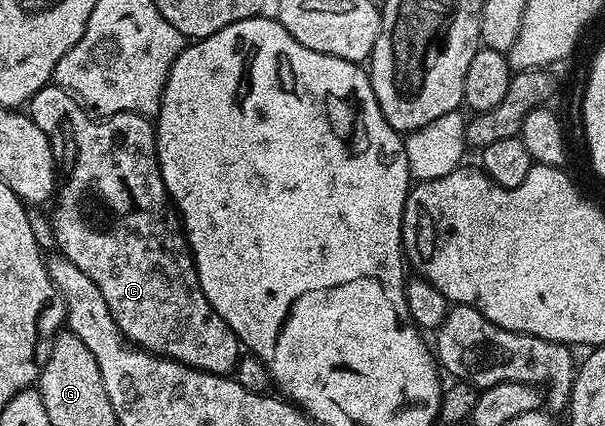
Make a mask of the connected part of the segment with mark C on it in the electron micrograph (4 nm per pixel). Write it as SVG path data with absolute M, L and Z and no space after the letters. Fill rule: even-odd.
M55 83L47 84L39 91L35 91L35 95L27 103L27 115L37 124L39 131L43 131L43 135L47 135L53 148L53 159L57 163L59 184L55 190L55 197L56 205L58 205L57 214L53 217L53 233L57 236L58 247L61 248L58 250L71 263L75 263L75 267L79 267L79 271L83 271L83 275L87 275L87 279L91 279L91 283L95 283L95 287L99 287L99 295L103 295L103 303L107 303L107 311L111 311L111 319L115 319L122 335L139 349L145 349L148 353L159 357L167 357L170 361L190 365L192 369L198 369L204 373L232 374L242 356L243 346L231 331L231 327L227 327L227 323L219 315L219 311L215 311L211 307L211 303L207 303L207 295L203 295L203 287L199 283L193 254L189 251L189 242L185 240L185 230L181 218L171 208L169 193L165 189L163 175L159 171L154 122L150 118L140 117L138 113L117 113L114 117L98 119L91 115L90 110L86 109L72 93L60 89Z

